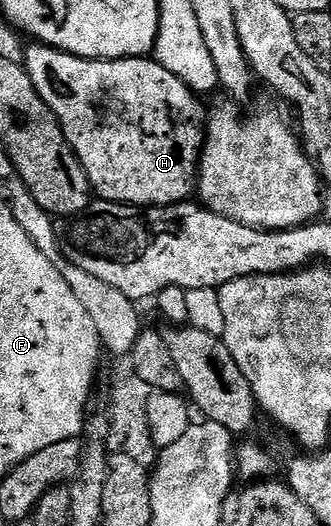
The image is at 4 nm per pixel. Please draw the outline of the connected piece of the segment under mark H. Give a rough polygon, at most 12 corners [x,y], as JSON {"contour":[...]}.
{"contour":[[29,44],[23,65],[92,193],[197,185],[198,95],[152,57]]}

